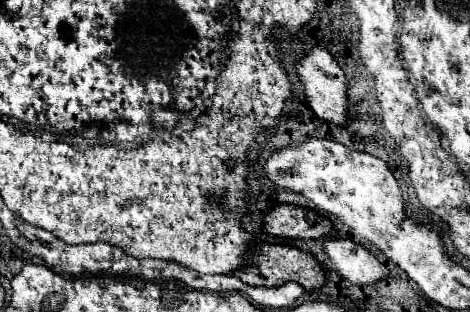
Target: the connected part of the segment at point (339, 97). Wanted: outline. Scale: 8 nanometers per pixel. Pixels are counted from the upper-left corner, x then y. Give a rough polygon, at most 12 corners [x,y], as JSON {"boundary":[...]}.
{"boundary":[[312,46],[298,78],[314,114],[346,126],[348,80],[336,60]]}

